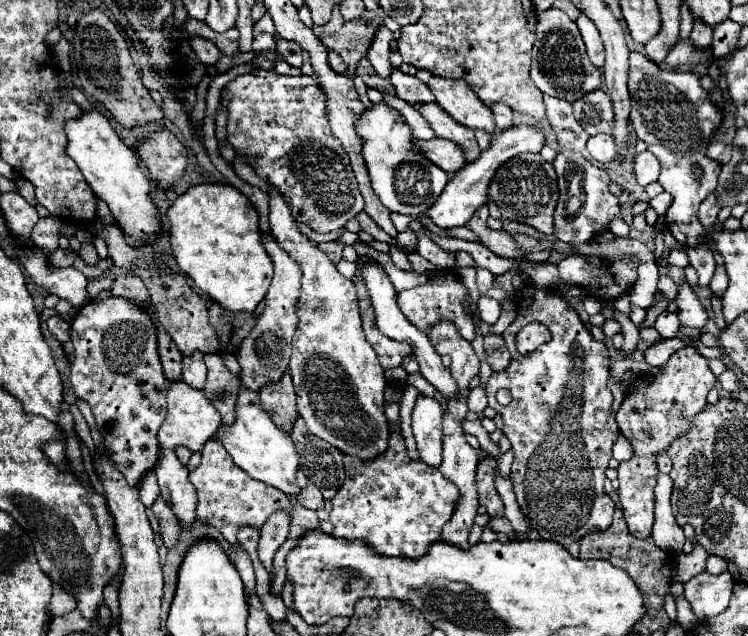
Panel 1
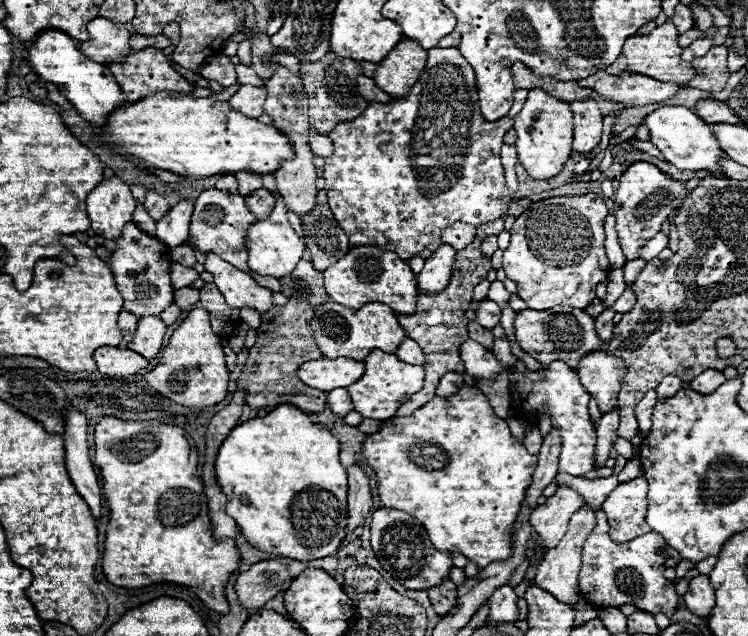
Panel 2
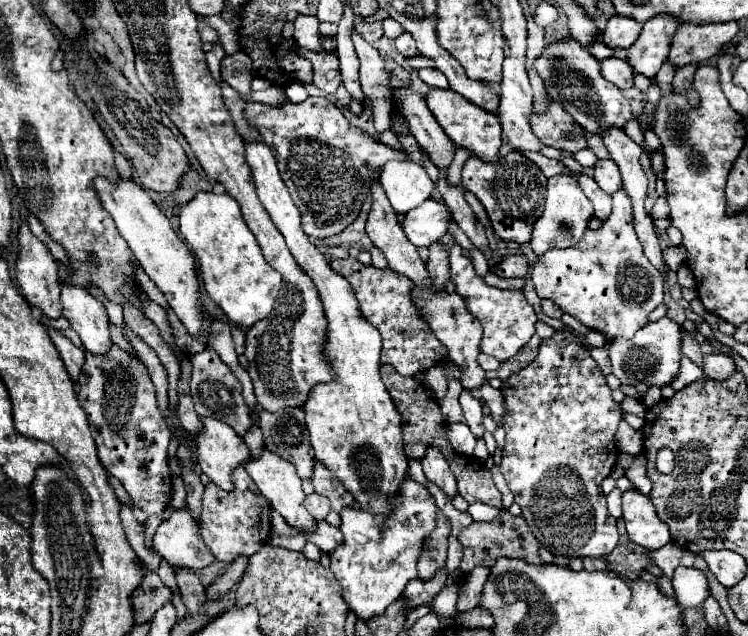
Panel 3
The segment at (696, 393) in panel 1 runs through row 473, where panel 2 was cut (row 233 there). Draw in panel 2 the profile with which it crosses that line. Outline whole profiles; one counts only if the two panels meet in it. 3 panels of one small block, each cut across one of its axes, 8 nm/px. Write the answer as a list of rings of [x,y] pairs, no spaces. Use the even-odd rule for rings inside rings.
[[[634,162],[622,172],[612,214],[616,216],[616,232],[618,232],[624,256],[628,260],[638,258],[640,248],[652,236],[656,236],[656,232],[660,232],[662,222],[668,220],[668,216],[680,208],[680,204],[690,196],[690,192],[692,190],[686,190],[686,182],[670,178],[650,162]]]

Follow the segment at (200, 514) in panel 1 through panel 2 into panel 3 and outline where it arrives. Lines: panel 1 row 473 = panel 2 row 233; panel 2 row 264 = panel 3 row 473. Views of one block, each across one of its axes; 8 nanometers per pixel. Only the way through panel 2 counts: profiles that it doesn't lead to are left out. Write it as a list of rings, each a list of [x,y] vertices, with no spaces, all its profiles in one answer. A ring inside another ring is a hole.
[[[238,468],[234,472],[234,492],[224,492],[222,488],[216,488],[216,484],[208,484],[204,490],[204,510],[202,518],[198,522],[200,534],[216,560],[234,562],[238,556],[252,556],[258,552],[270,534],[270,504],[260,496],[260,490],[256,488],[254,480],[248,476],[244,468]]]

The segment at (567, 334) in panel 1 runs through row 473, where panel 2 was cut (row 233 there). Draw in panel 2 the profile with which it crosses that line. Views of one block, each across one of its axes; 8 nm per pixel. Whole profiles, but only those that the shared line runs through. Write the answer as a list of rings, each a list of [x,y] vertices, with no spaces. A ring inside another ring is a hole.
[[[598,194],[556,196],[534,202],[524,210],[510,234],[510,246],[504,250],[502,268],[516,282],[518,296],[532,310],[548,310],[556,304],[586,308],[596,298],[596,286],[608,278],[610,262],[604,252],[606,202]]]

